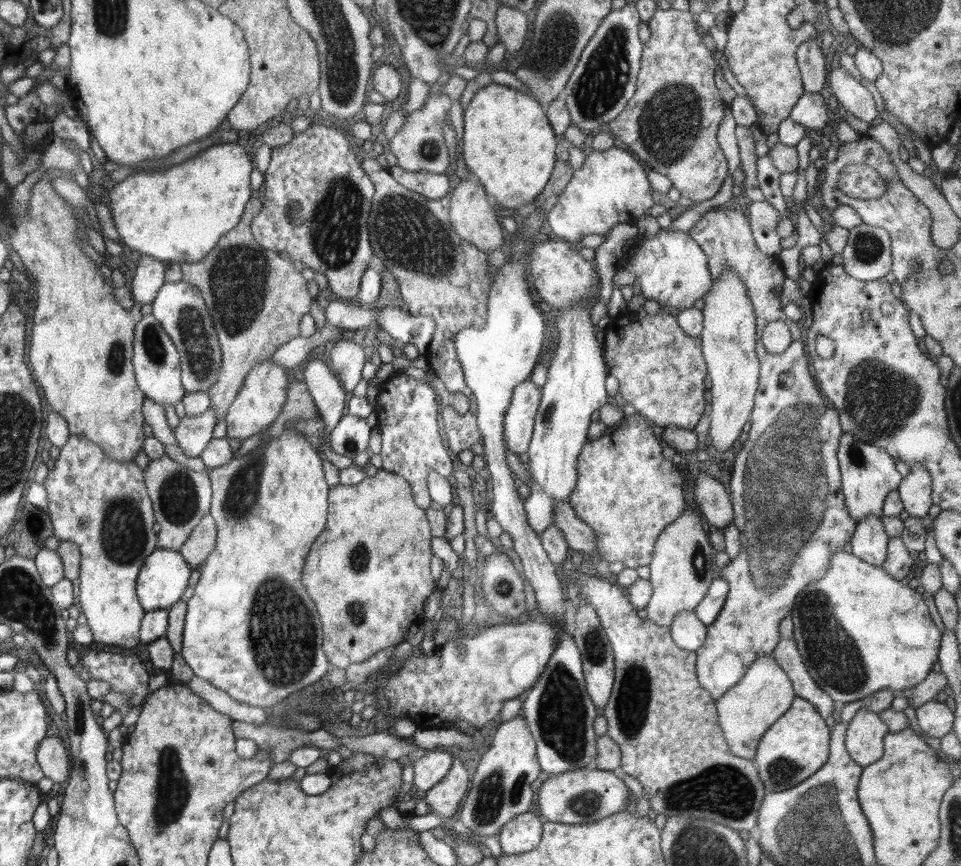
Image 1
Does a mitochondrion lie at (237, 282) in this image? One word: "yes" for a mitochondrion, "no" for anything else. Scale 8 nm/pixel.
yes

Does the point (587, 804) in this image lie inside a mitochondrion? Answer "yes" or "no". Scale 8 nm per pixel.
yes

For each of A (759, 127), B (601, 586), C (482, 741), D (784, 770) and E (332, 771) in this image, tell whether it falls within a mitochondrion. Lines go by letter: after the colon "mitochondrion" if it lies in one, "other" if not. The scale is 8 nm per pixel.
A: other
B: other
C: other
D: mitochondrion
E: other

